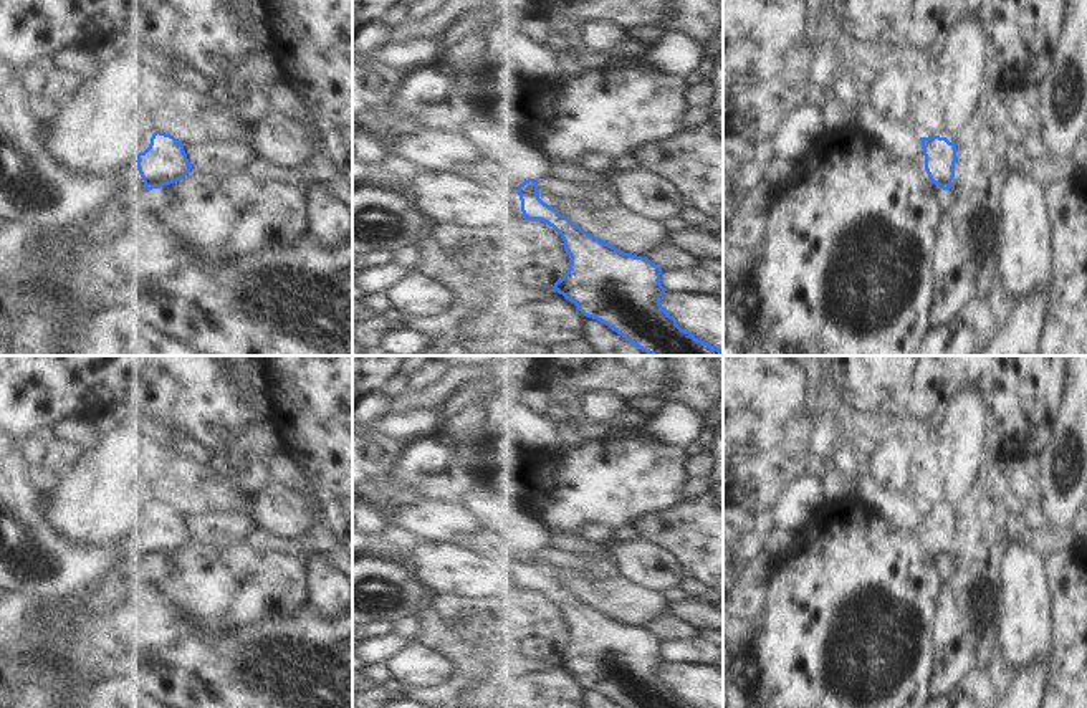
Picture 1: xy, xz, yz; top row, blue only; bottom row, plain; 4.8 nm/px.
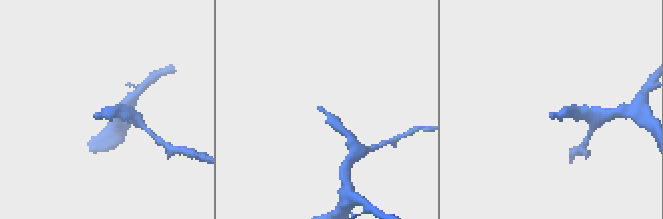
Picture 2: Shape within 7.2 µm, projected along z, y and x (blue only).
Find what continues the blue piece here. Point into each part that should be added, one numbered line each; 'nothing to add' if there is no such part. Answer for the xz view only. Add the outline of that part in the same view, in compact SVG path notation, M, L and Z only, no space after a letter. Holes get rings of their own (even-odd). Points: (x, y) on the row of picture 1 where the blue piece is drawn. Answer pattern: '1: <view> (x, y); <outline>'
1: xz (502, 171); M506 155L481 159L468 164L462 172L486 187L520 185L531 179L523 164Z

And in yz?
1: yz (912, 146); M912 134L912 136L903 137L902 151L912 162L915 162L922 169L925 169L925 155L923 155L923 149L922 149L922 141L918 136Z

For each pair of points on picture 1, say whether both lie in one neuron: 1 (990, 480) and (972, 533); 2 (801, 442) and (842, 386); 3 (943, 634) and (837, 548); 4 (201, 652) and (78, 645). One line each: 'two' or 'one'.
1: one
2: two
3: two
4: one

